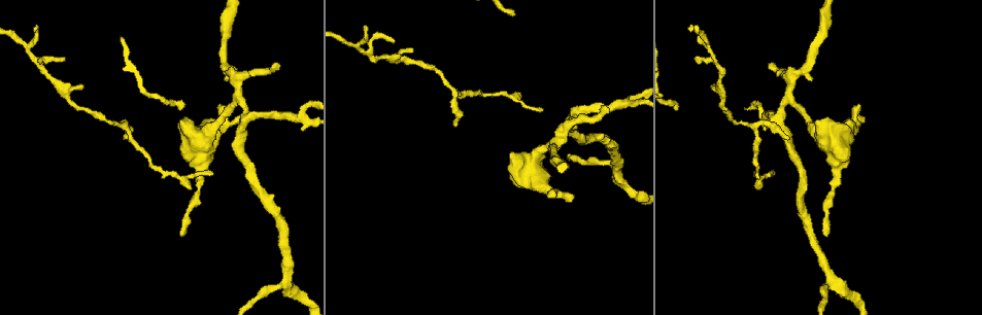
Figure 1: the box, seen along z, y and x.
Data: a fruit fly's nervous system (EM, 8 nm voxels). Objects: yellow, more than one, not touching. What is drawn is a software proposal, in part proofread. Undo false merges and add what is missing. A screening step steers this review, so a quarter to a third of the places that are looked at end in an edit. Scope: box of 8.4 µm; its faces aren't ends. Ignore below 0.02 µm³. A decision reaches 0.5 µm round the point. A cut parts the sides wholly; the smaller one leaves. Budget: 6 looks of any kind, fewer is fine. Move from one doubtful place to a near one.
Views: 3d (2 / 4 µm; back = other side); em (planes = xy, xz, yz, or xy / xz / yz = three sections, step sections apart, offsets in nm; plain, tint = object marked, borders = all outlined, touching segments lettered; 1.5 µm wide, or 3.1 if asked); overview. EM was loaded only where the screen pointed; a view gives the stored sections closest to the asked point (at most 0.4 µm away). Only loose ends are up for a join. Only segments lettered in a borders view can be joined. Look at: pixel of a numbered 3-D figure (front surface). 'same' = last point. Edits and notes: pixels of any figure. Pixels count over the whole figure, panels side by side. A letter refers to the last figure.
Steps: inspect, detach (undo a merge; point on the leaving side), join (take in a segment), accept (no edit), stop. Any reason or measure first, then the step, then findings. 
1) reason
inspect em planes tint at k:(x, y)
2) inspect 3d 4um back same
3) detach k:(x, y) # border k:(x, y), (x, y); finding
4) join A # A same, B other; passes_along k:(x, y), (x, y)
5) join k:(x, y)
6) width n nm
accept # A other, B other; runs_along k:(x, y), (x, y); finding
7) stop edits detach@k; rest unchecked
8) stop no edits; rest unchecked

sharp bend
inspect em xy step 8 tint at 1:(239, 101)

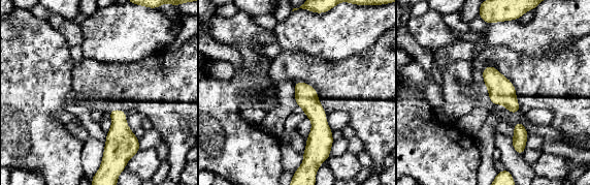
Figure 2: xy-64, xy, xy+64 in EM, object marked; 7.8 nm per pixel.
cut it another way
inspect em planes borders same

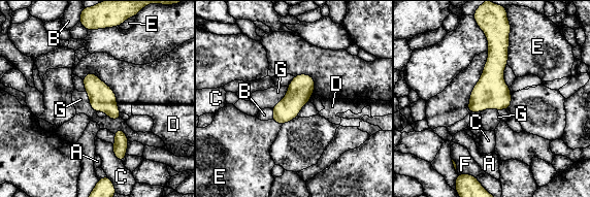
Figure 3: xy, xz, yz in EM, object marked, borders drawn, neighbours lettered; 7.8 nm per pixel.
accept # A other, B other, C other, D other, E other, F other, G other; continuous, no second cell

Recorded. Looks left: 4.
inspect em planes tint at 1:(632, 102)

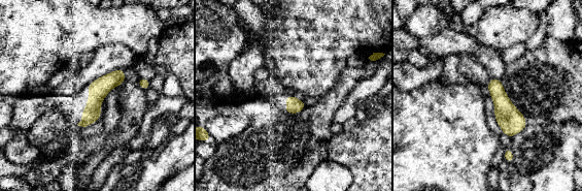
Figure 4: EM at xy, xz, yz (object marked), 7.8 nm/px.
see the neighbours
inspect em planes borders same

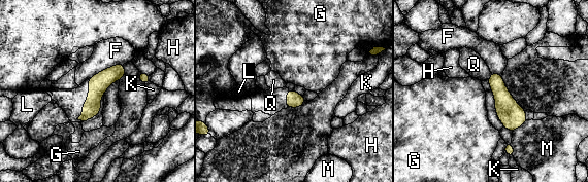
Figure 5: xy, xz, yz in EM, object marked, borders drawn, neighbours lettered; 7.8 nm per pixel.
width 140 nm
accept # F other, G other, H other, K other, L other, M other, Q other; border 5:(527, 119), (512, 132); one cell here

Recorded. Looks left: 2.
stop no edits; rest unchecked

